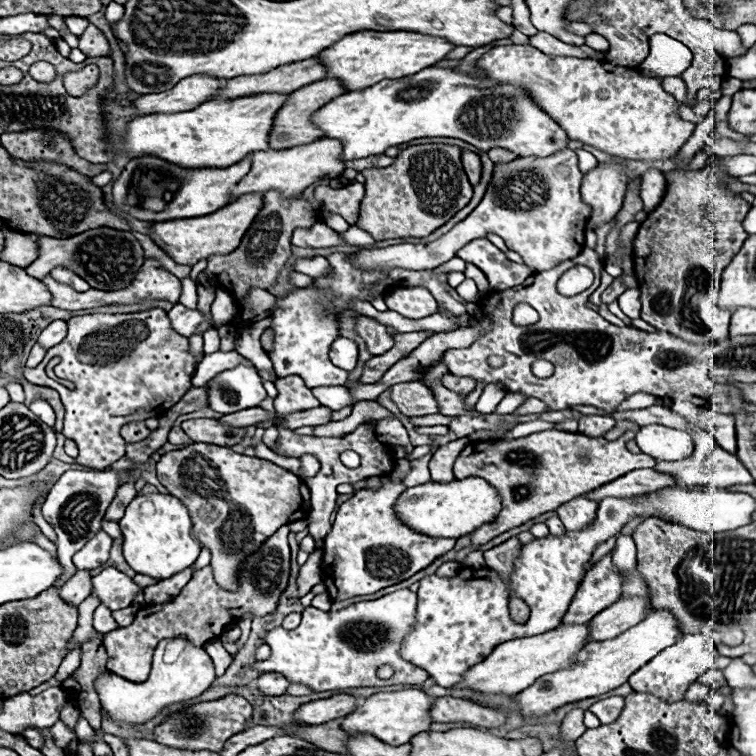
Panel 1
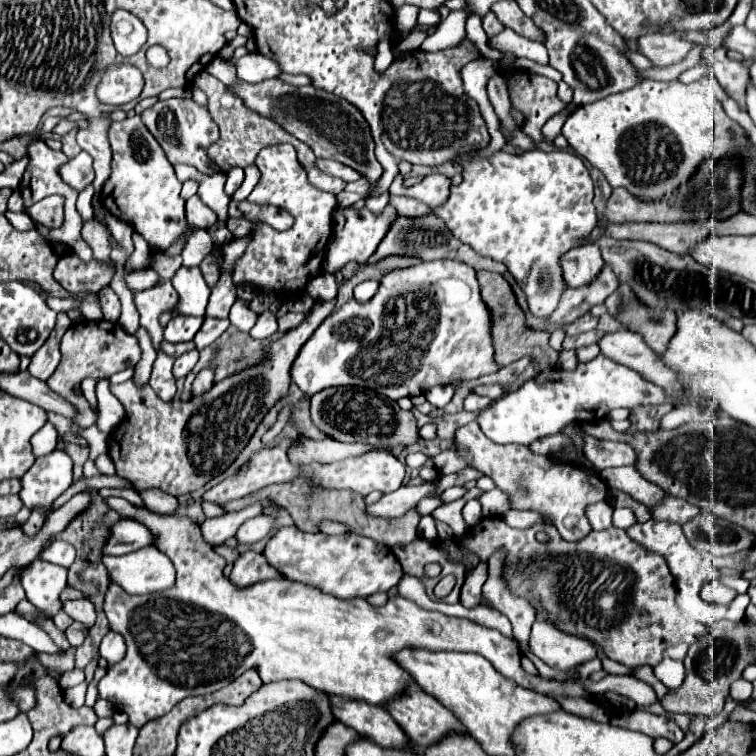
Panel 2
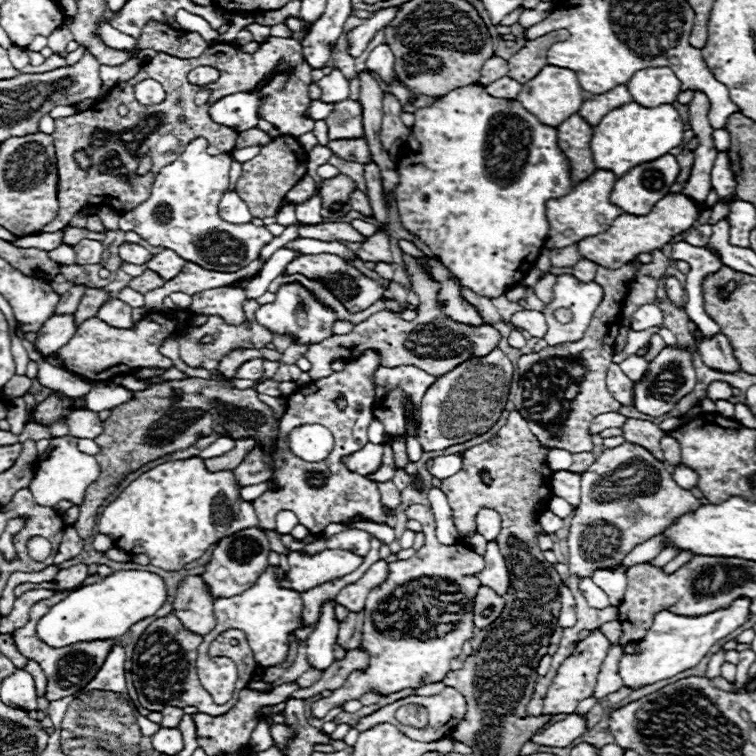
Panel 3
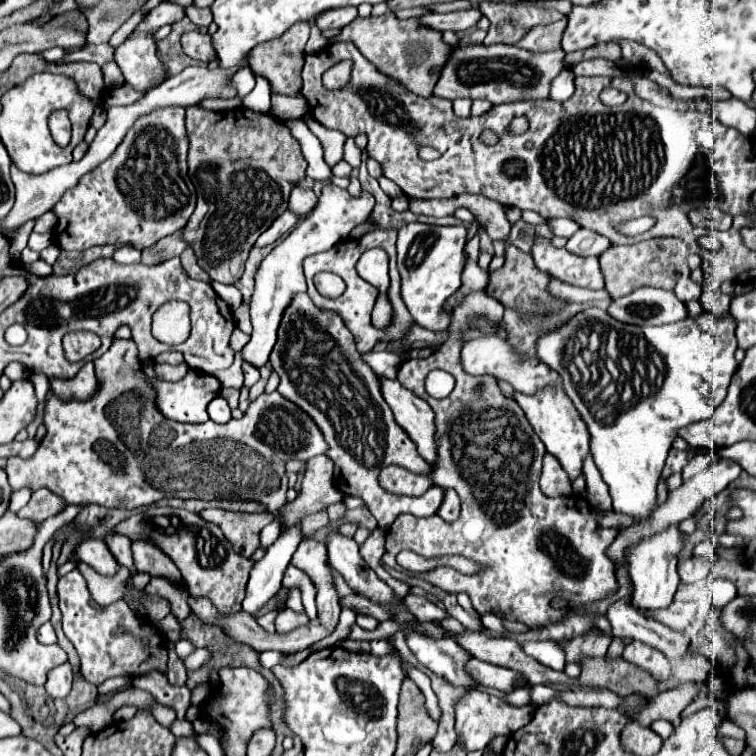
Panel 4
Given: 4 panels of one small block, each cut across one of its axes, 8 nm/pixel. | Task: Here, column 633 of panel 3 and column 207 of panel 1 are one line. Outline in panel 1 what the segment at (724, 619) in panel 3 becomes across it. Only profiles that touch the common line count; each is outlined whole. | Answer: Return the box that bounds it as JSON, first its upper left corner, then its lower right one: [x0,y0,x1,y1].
[94,638,214,724]

